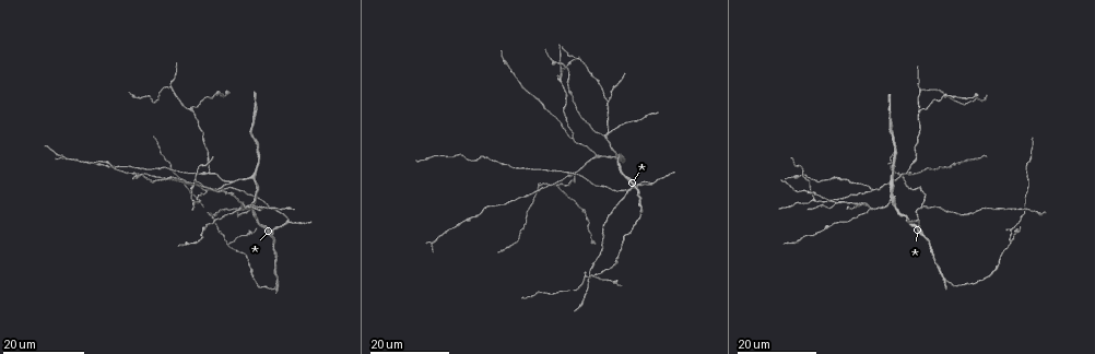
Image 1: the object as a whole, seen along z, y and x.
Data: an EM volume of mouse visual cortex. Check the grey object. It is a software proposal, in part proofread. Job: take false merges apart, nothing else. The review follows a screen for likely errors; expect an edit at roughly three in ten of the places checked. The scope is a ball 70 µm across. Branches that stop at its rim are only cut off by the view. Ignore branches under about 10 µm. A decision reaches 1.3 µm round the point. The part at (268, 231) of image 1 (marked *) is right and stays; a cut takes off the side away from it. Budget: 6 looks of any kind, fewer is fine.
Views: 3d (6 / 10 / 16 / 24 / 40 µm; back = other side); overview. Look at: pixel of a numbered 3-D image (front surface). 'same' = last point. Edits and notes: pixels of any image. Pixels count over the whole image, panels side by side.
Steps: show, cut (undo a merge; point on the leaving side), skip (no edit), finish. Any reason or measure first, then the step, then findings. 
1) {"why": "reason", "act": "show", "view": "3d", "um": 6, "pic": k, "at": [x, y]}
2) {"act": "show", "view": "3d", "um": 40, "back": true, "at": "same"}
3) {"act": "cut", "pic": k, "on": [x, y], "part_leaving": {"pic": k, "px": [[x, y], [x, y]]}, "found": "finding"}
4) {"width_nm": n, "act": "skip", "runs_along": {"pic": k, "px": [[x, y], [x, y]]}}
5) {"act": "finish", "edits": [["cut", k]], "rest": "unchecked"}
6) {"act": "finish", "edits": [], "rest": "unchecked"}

{"why": "small branch off a trunk", "act": "show", "view": "3d", "um": 24, "pic": 1, "at": [611, 134]}

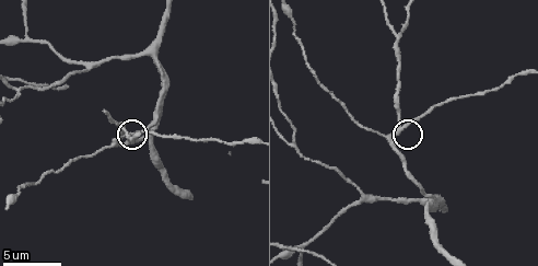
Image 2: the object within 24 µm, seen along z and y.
{"act": "show", "view": "3d", "um": 6, "pic": 2, "at": [400, 127]}

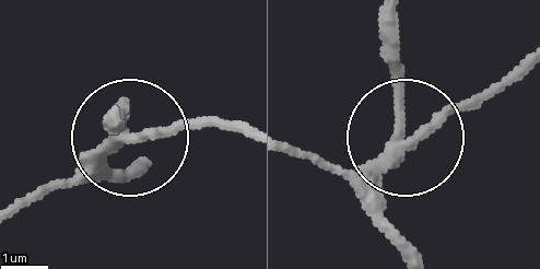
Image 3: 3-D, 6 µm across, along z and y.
{"width_nm": 230, "act": "skip", "runs_along": {"pic": 3, "px": [[415, 252], [385, 205], [380, 170], [502, 79]]}, "found": "one neuron here"}

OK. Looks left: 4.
{"act": "show", "view": "3d", "um": 16, "pic": 2, "at": [429, 196]}

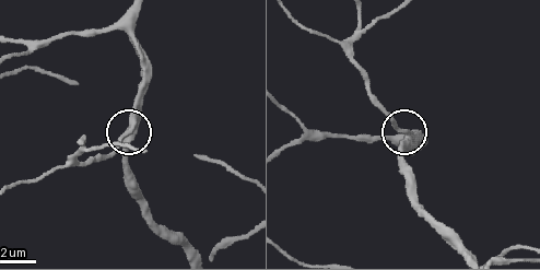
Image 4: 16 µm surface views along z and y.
{"act": "skip", "found": "one neuron here"}

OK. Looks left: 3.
{"act": "show", "view": "3d", "um": 10, "pic": 2, "at": [86, 68]}

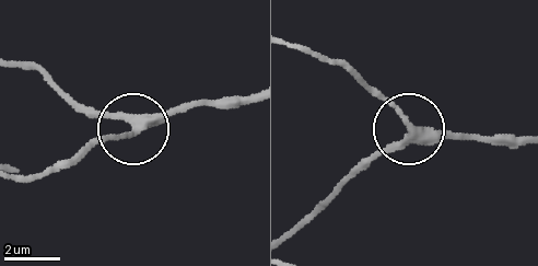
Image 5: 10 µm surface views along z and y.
{"width_nm": 310, "act": "skip", "runs_along": {"pic": 5, "px": [[250, 99], [201, 99], [151, 113], [128, 134], [77, 153]]}, "found": "one neuron here"}

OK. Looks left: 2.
{"act": "finish", "edits": [], "rest": "unchecked"}

